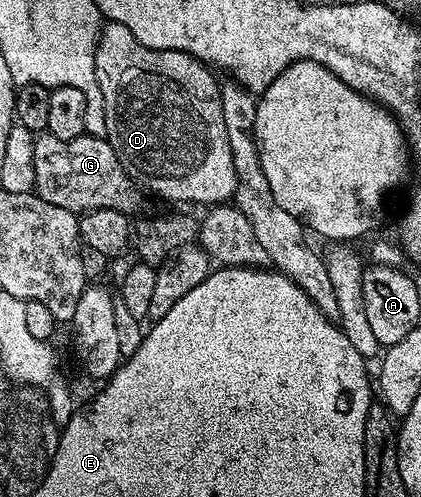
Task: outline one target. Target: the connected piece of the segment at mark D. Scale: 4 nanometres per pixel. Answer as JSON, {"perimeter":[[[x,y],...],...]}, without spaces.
{"perimeter":[[[108,21],[102,27],[102,34],[97,42],[95,66],[96,82],[103,95],[104,120],[107,122],[105,138],[109,141],[112,149],[115,150],[120,164],[127,170],[128,176],[133,179],[135,184],[165,200],[195,202],[205,204],[204,206],[226,203],[236,195],[238,176],[235,174],[234,158],[232,157],[231,145],[228,143],[227,128],[224,123],[221,87],[218,80],[216,81],[214,78],[216,76],[214,71],[208,65],[185,52],[151,50],[150,47],[143,46],[131,33],[131,30],[127,30],[127,26]]]}

